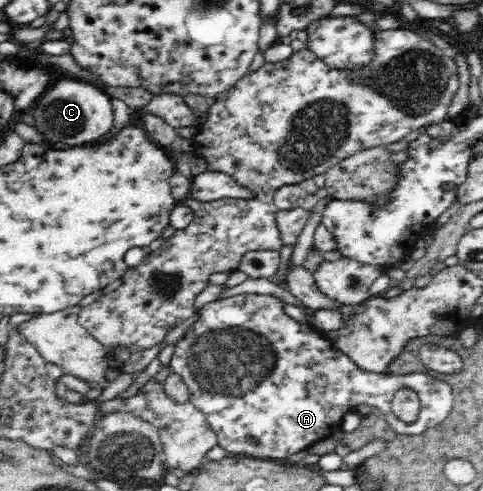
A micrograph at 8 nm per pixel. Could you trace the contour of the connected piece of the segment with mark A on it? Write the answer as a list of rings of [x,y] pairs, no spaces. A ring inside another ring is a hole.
[[[244,294],[231,296],[226,298],[219,298],[210,303],[206,303],[196,310],[199,314],[199,318],[193,325],[189,326],[185,330],[184,335],[178,339],[175,344],[175,351],[171,358],[170,368],[171,372],[179,375],[183,380],[183,383],[188,387],[190,398],[188,399],[205,415],[207,421],[207,427],[211,429],[211,432],[217,435],[218,446],[229,454],[229,456],[237,457],[253,457],[254,459],[287,459],[289,456],[295,455],[297,452],[309,448],[311,445],[321,441],[322,439],[328,439],[332,437],[335,432],[340,430],[341,421],[343,416],[347,412],[353,412],[356,406],[359,404],[369,404],[374,408],[379,408],[385,416],[385,420],[389,424],[389,427],[396,433],[415,436],[422,435],[423,432],[429,431],[430,428],[437,427],[439,423],[443,423],[447,415],[450,414],[451,407],[454,404],[454,391],[453,387],[446,381],[439,380],[437,377],[423,373],[411,373],[406,375],[390,375],[389,373],[376,373],[361,370],[351,358],[348,358],[341,350],[336,348],[336,344],[331,339],[327,338],[325,334],[322,334],[320,330],[313,328],[309,324],[302,324],[295,321],[291,316],[283,311],[283,301],[273,295],[262,294]],[[401,390],[411,390],[415,392],[420,400],[420,413],[418,419],[411,424],[407,424],[402,420],[397,419],[395,413],[391,410],[390,404],[395,398],[395,395],[401,392]],[[252,436],[256,442],[256,445],[249,443],[249,438]]]

